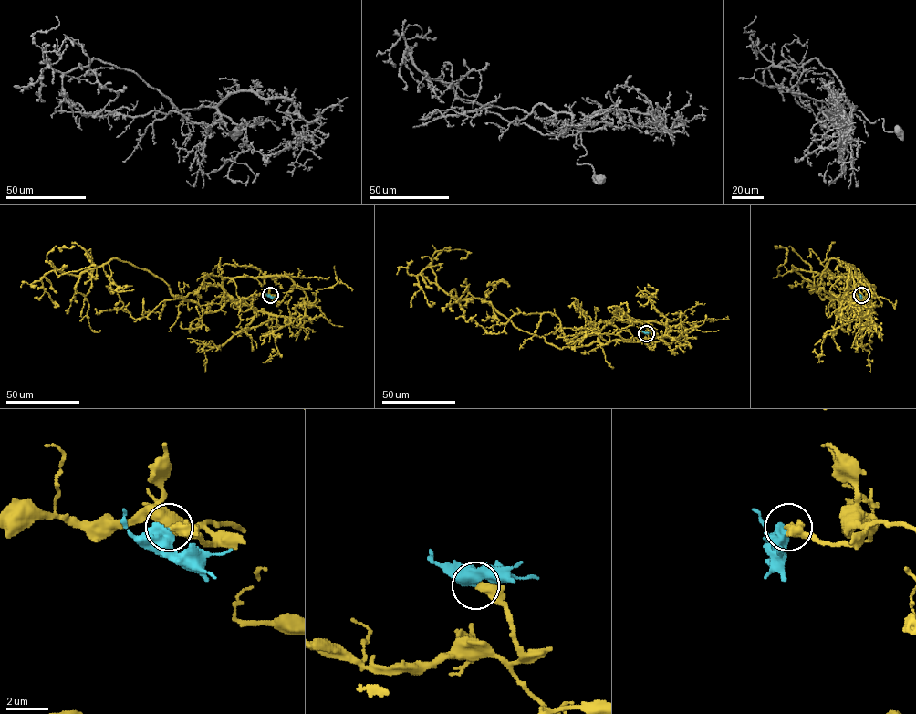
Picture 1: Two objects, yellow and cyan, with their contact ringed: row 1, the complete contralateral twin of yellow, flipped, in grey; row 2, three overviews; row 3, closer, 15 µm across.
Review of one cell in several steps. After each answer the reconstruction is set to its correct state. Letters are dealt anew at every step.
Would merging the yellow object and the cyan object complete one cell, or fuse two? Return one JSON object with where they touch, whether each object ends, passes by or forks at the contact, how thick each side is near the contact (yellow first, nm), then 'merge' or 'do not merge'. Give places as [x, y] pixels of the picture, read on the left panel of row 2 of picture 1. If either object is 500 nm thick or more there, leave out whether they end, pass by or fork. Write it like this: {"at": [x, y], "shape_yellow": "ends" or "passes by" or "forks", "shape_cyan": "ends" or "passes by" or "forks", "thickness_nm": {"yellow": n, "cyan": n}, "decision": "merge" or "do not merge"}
{"at": [270, 295], "thickness_nm": {"yellow": 400, "cyan": 600}, "decision": "merge"}

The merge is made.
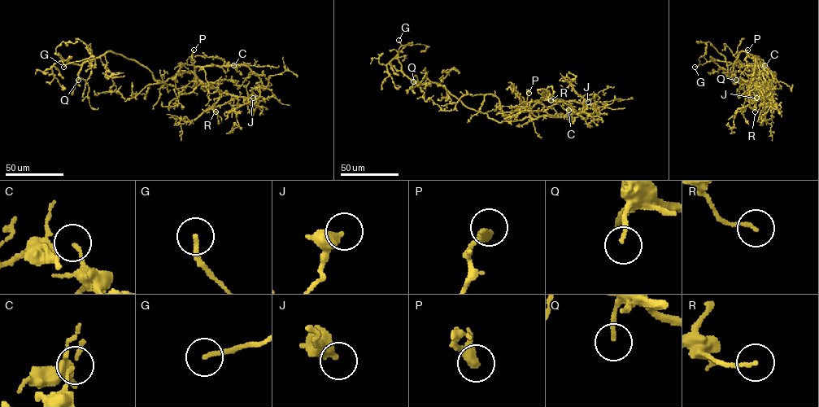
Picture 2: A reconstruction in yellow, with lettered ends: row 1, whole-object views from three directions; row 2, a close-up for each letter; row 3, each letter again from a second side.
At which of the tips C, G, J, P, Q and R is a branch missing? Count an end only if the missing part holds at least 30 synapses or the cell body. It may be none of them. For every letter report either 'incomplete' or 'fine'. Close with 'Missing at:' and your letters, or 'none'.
C: fine
G: fine
J: fine
P: fine
Q: fine
R: fine
Missing at: none

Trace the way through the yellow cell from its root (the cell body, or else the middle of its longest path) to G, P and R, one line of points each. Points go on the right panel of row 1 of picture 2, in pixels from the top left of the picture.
G: (777, 81), (773, 80), (762, 59), (744, 51), (738, 55), (736, 64), (713, 60), (694, 67)
P: (777, 81), (775, 73), (764, 67), (757, 57), (747, 55), (747, 50)
R: (777, 81), (775, 73), (772, 72), (771, 94), (756, 102), (754, 107), (755, 111)

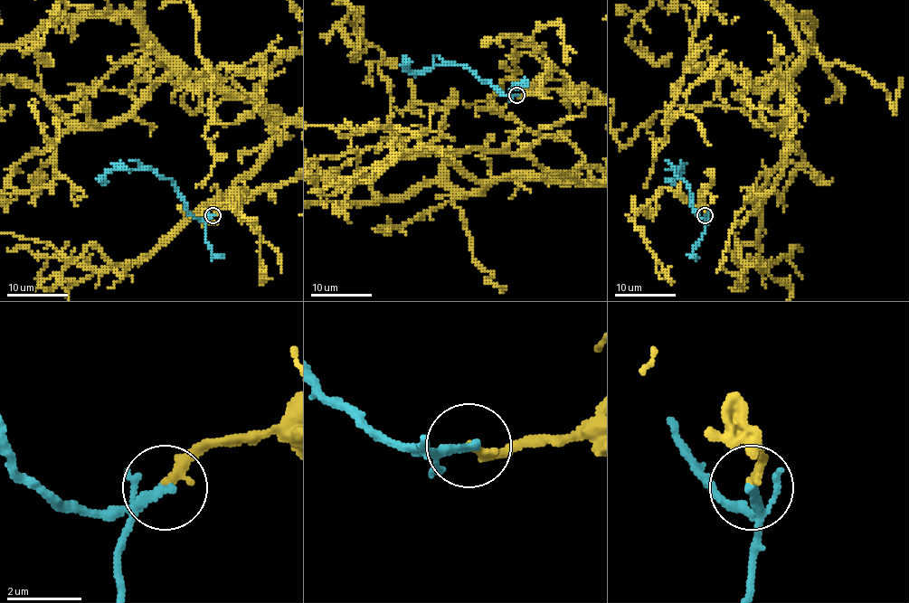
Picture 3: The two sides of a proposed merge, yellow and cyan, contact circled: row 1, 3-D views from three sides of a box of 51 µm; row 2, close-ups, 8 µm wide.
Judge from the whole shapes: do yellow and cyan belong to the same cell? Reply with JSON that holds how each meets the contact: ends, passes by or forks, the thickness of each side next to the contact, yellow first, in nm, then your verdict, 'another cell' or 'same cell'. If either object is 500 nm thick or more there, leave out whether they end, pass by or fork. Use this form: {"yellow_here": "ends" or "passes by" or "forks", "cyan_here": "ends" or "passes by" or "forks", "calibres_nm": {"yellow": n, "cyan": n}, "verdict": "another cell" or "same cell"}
{"yellow_here": "ends", "cyan_here": "passes by", "calibres_nm": {"yellow": 280, "cyan": 200}, "verdict": "same cell"}

